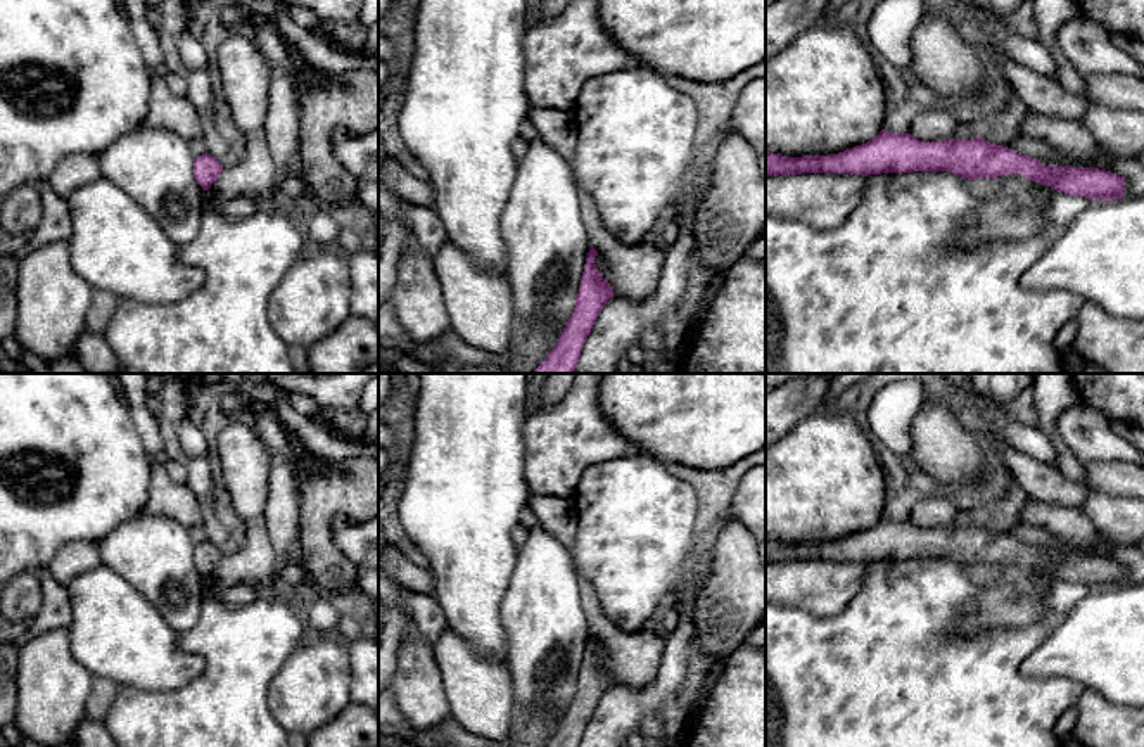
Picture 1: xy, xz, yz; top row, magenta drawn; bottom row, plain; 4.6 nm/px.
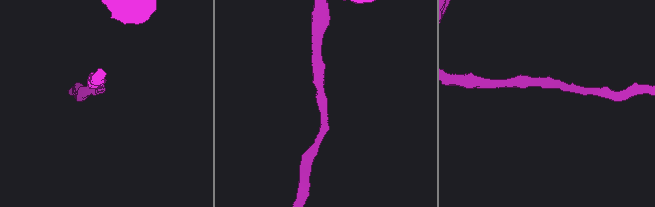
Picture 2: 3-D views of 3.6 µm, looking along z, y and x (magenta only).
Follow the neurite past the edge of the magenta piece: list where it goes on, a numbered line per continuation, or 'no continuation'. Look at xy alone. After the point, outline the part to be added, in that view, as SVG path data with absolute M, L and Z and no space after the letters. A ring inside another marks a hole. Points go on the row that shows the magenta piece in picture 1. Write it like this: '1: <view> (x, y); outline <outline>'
no continuation

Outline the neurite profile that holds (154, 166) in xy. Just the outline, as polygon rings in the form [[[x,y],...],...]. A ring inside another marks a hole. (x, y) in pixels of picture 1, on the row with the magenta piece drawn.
[[[145,124],[97,156],[102,176],[142,206],[178,247],[192,242],[202,220],[204,188],[194,176],[188,140]]]

